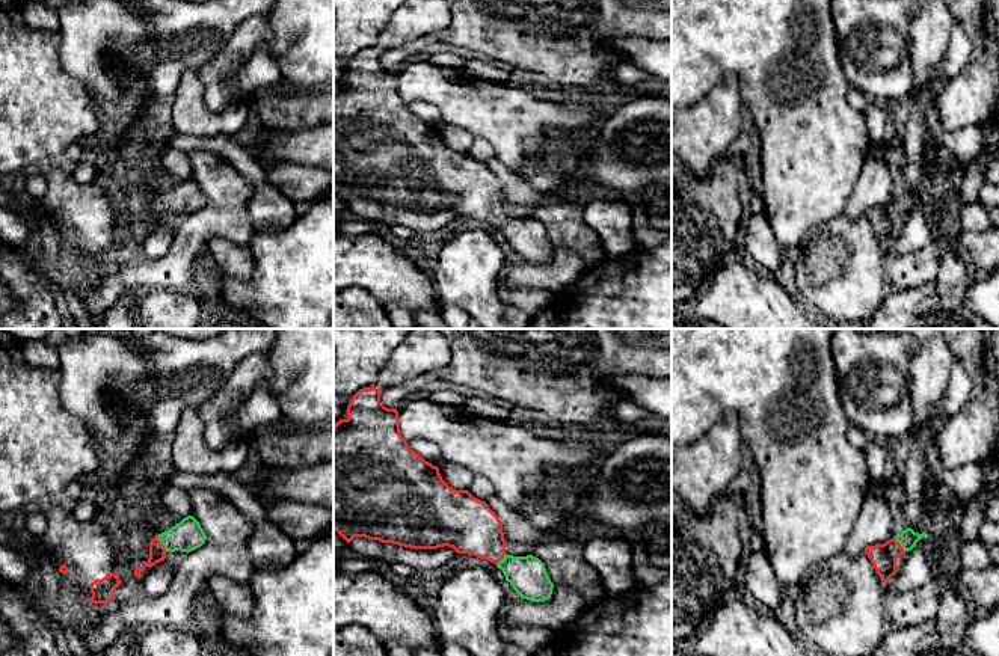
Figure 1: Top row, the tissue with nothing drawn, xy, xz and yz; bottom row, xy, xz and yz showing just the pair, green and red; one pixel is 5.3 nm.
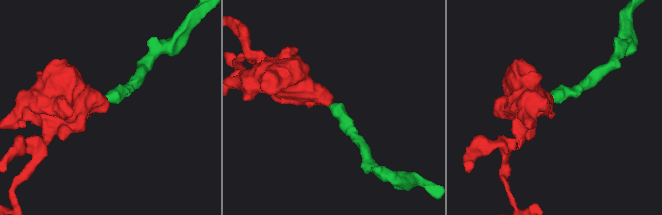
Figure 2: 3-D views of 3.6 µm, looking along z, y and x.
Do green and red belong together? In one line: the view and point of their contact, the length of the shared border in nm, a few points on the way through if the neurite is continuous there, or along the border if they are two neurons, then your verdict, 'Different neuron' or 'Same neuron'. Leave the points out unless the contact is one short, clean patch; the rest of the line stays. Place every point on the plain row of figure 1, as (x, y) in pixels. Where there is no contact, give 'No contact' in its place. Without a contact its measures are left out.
Touches green at xy (162, 205). Shared border 110 nm. Path across: xy (186, 198), (162, 205), (157, 213). Same neuron

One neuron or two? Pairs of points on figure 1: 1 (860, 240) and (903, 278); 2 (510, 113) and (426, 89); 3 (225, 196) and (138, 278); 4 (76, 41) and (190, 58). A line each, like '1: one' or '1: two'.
1: two
2: one
3: one
4: one

